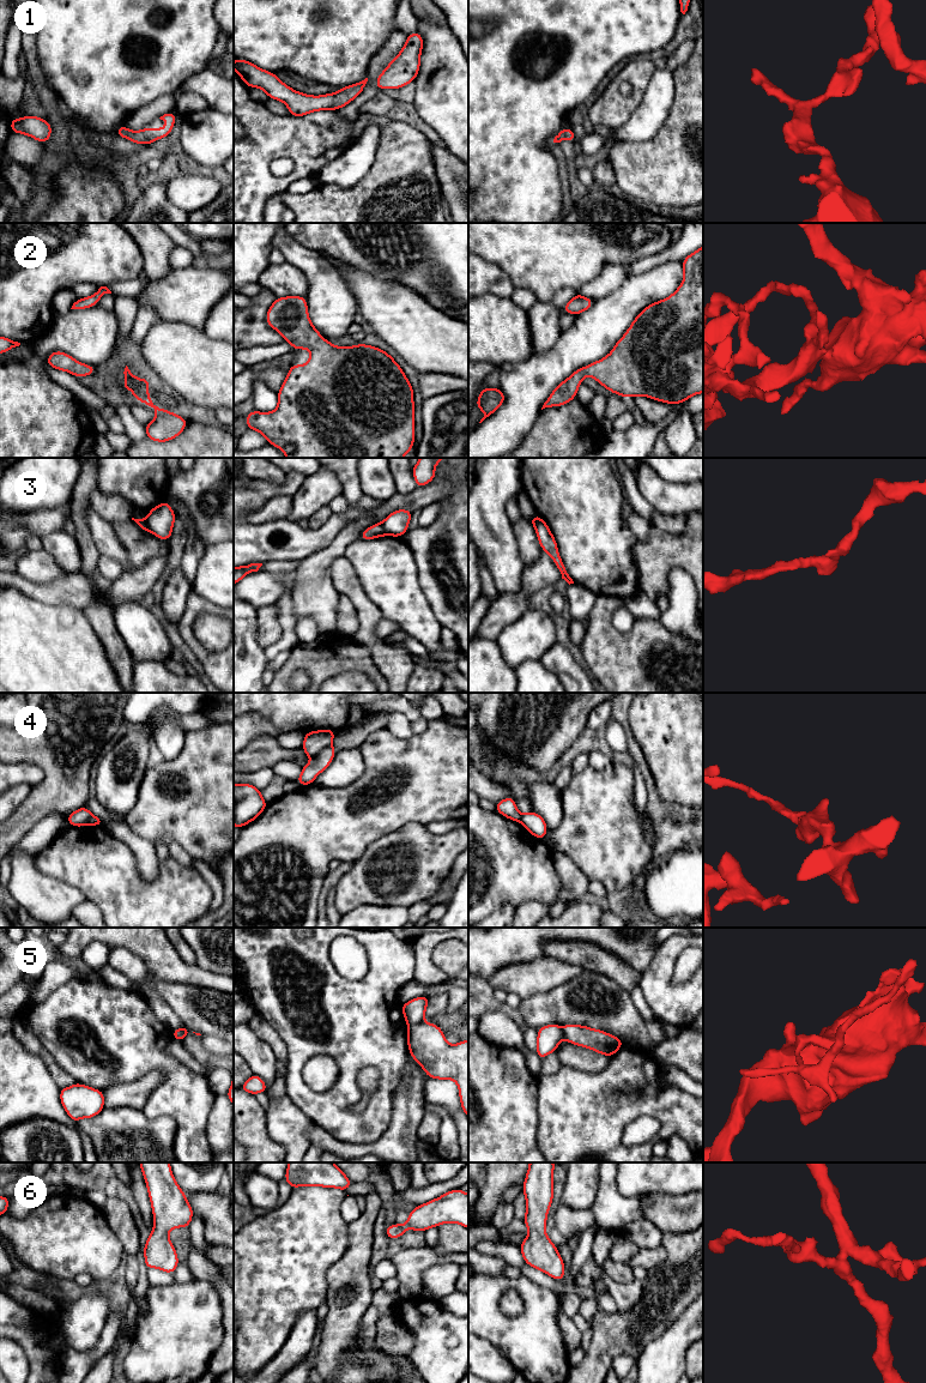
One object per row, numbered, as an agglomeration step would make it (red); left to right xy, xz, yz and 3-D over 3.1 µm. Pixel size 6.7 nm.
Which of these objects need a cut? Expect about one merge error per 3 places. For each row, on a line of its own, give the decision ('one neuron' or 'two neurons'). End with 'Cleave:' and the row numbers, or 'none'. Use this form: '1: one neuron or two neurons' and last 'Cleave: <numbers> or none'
1: one neuron
2: one neuron
3: two neurons
4: two neurons
5: two neurons
6: one neuron
Cleave: 3, 4, 5

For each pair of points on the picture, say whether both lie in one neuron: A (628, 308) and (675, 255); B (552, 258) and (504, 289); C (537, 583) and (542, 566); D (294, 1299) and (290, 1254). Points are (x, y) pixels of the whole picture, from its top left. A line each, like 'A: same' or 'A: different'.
A: different
B: different
C: same
D: same

